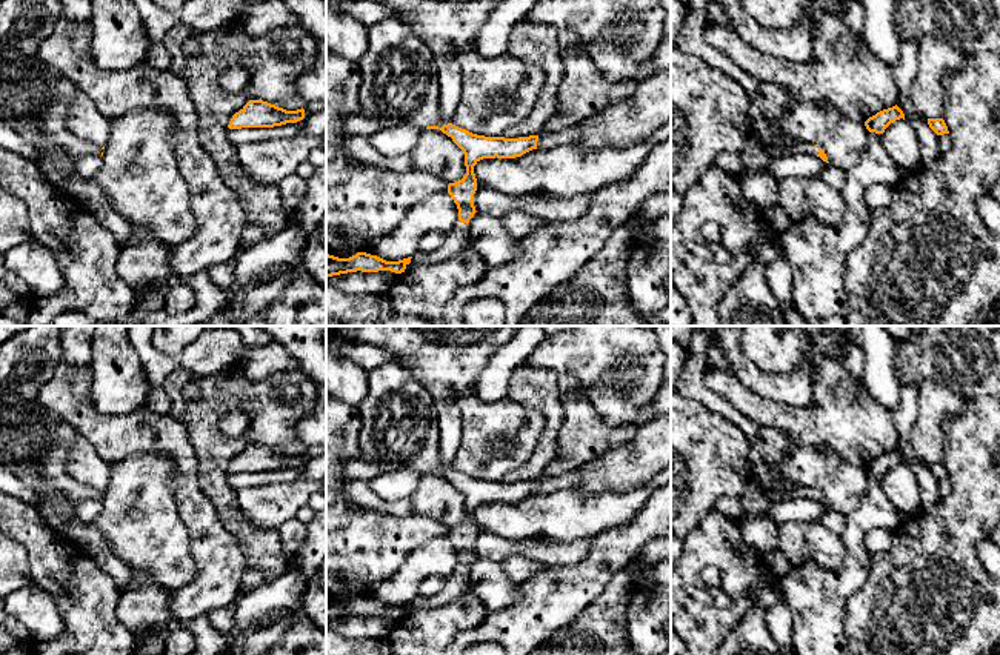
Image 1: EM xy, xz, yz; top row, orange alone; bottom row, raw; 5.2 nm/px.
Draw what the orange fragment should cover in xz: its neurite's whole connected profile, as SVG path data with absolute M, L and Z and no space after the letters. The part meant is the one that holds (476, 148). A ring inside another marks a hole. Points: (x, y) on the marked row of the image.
M395 17L368 26L368 48L357 63L362 74L358 103L365 117L382 128L440 129L463 151L466 174L448 185L462 223L468 224L477 212L474 166L480 160L515 158L537 149L538 135L485 137L452 123L443 125L435 55Z

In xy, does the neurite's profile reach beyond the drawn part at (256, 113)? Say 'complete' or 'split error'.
complete

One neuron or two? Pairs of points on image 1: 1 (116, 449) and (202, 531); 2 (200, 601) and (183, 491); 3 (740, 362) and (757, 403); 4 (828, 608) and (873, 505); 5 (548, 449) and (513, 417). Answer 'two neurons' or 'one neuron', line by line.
1: one neuron
2: one neuron
3: two neurons
4: one neuron
5: two neurons

